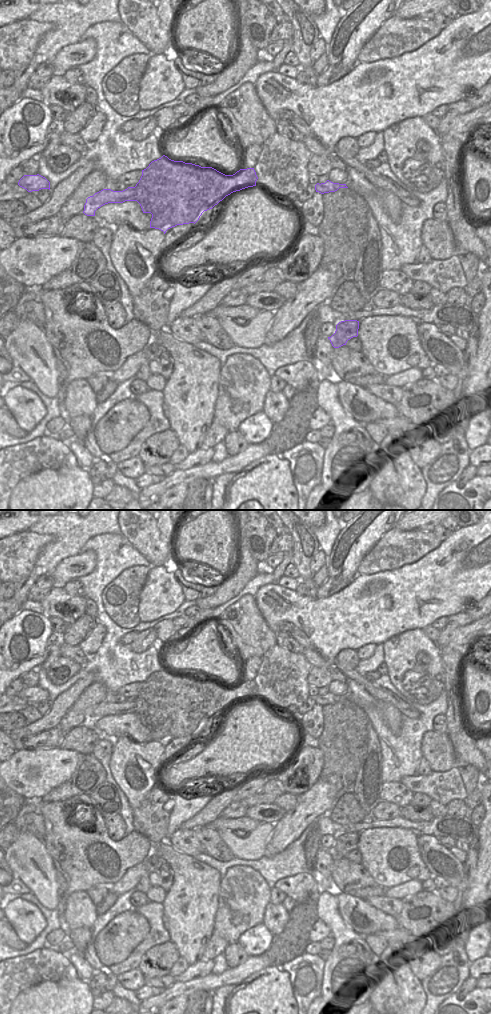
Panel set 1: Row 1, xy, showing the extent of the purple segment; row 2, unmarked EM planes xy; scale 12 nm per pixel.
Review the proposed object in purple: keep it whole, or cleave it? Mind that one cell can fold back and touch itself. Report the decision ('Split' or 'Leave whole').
Split

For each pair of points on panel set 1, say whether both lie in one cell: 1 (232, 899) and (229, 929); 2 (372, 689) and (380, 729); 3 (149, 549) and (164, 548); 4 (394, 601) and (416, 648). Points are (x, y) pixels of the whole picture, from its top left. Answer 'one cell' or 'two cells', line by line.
1: one cell
2: two cells
3: one cell
4: two cells

